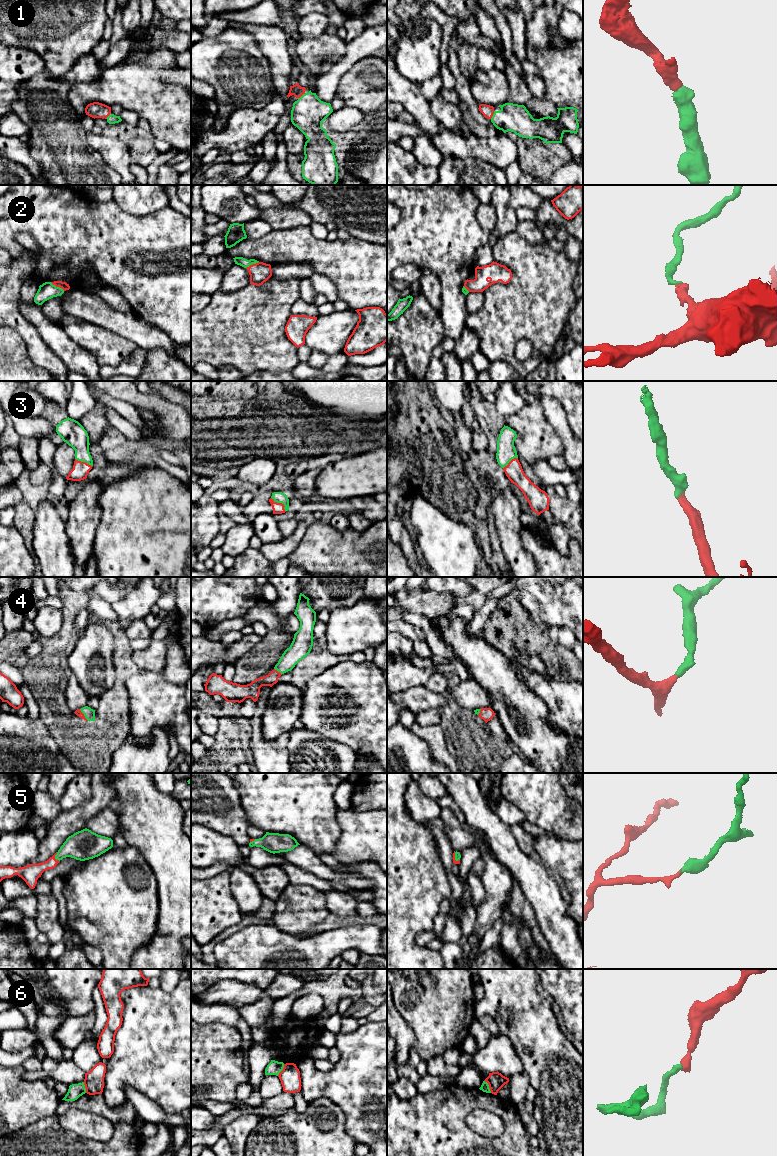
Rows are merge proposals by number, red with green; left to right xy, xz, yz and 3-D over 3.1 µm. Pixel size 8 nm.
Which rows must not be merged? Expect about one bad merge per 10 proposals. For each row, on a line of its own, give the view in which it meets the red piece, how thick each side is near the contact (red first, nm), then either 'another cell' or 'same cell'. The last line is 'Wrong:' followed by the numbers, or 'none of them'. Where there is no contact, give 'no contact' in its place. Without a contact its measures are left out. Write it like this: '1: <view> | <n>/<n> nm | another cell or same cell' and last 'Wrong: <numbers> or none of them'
1: yz | 90/220 nm | same cell
2: xy | 60/140 nm | same cell
3: xz | 100/90 nm | same cell
4: xy | 50/90 nm | same cell
5: xy | 140/240 nm | same cell
6: yz | 140/70 nm | another cell
Wrong: 6

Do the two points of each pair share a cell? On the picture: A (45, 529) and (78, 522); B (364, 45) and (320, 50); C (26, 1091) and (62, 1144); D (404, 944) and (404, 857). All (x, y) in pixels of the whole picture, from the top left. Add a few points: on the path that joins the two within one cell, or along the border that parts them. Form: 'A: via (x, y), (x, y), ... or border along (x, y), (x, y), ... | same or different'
A: border along (65, 521), (65, 530), (71, 548) | different
B: border along (346, 43), (344, 54), (331, 67) | different
C: border along (48, 1117), (42, 1117), (23, 1128) | different
D: via (404, 922), (404, 879) | same

